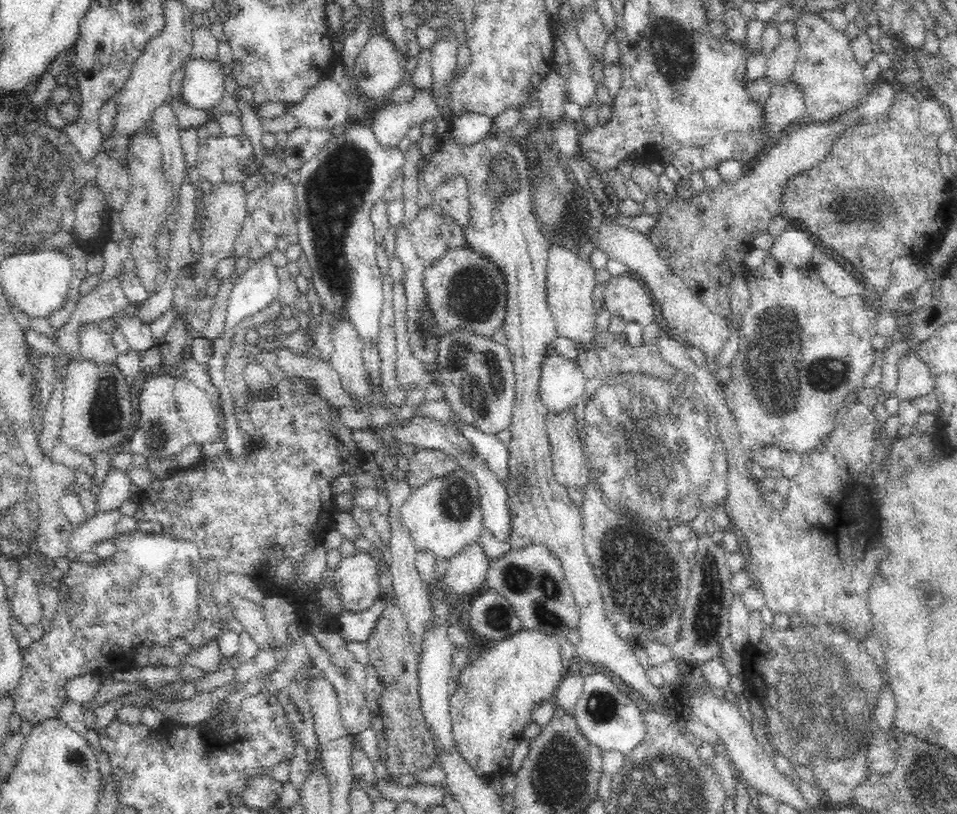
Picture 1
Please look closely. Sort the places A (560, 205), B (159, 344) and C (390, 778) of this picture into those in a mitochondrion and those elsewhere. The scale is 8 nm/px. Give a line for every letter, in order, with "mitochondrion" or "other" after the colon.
A: mitochondrion
B: other
C: other

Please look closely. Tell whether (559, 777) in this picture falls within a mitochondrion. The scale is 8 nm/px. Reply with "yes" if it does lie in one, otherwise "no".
yes

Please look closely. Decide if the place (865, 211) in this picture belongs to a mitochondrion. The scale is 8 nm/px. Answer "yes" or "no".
yes

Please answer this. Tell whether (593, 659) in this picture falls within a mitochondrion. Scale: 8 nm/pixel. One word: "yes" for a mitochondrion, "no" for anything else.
no

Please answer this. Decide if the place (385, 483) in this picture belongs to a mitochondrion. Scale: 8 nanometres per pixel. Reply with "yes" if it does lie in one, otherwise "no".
no

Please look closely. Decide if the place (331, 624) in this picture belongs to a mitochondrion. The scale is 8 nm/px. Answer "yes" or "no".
no

